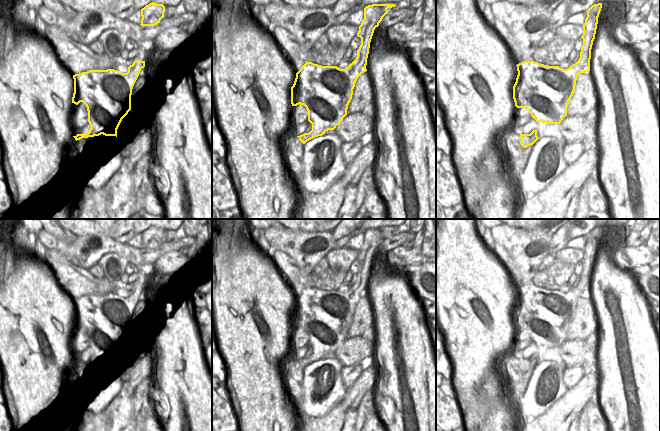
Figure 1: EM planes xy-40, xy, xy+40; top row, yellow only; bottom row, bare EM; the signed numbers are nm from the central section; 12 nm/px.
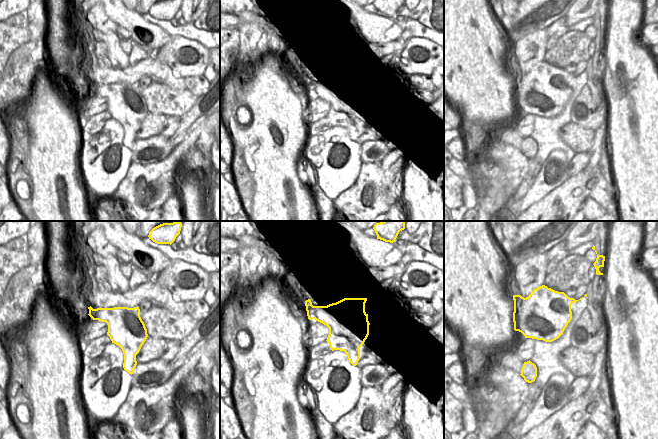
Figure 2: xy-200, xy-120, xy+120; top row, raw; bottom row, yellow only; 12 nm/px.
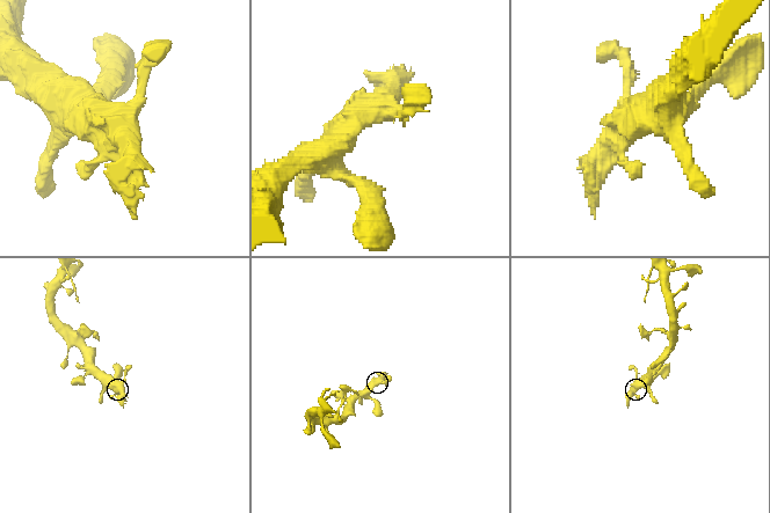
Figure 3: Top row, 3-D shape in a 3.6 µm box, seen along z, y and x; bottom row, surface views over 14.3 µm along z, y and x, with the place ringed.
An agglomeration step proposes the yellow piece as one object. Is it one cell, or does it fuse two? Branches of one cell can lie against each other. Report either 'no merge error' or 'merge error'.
no merge error

